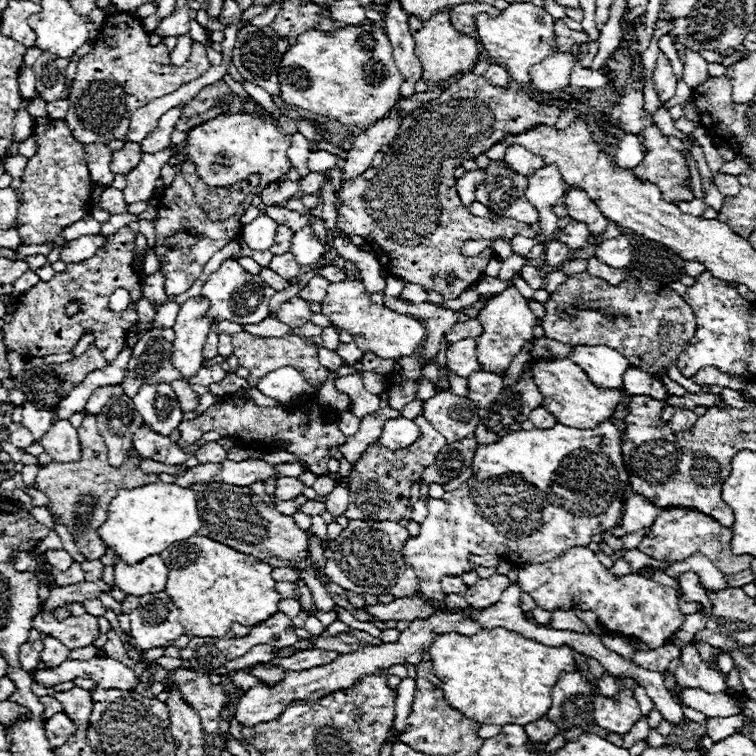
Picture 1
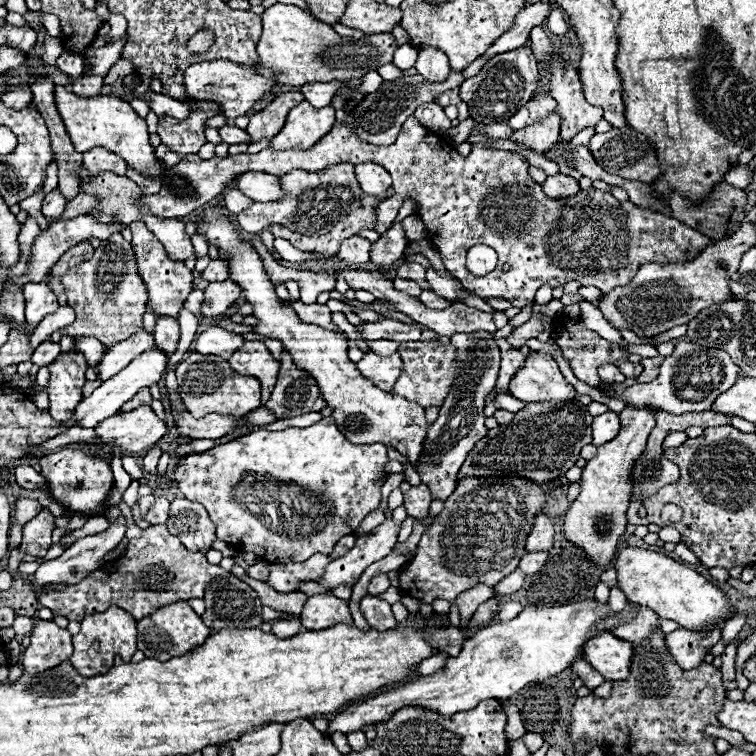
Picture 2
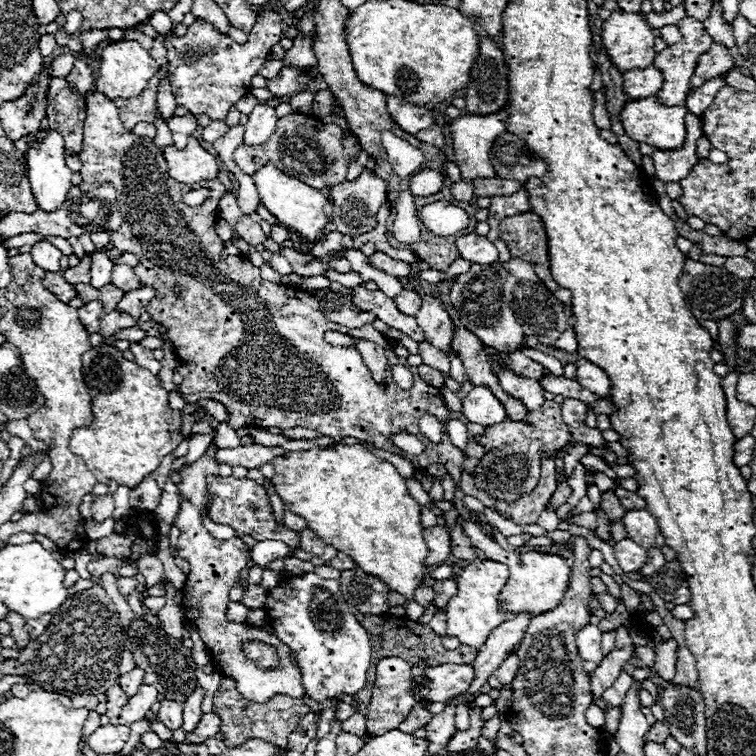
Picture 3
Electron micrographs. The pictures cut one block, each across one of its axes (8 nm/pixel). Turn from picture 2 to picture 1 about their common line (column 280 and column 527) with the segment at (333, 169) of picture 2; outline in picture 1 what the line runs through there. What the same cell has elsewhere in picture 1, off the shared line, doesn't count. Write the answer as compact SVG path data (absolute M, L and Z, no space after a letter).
M490 160L484 182L476 188L476 200L500 218L514 218L524 224L538 224L538 210L528 202L524 190L528 176L514 172L502 160Z

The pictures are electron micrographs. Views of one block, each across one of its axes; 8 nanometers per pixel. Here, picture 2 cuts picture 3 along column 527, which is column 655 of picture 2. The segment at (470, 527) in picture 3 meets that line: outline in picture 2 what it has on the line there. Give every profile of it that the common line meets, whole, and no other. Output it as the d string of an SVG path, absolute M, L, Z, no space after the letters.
M628 546L620 550L614 568L618 574L618 586L622 588L628 600L652 608L662 620L674 620L686 630L712 630L724 624L734 612L728 596L718 586L710 584L698 572L686 568L680 562L674 562L672 558L660 552Z

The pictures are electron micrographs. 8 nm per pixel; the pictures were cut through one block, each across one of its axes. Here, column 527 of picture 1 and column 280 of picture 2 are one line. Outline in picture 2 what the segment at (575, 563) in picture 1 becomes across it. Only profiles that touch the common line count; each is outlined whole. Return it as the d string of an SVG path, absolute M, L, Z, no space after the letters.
M312 554L306 562L288 562L288 564L270 564L270 580L268 586L276 588L276 592L296 592L300 582L316 580L328 566L330 558L326 554Z

